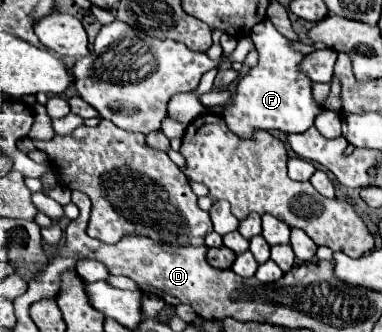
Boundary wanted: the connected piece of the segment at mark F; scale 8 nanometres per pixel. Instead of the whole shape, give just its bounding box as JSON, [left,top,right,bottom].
[222,19,320,137]

